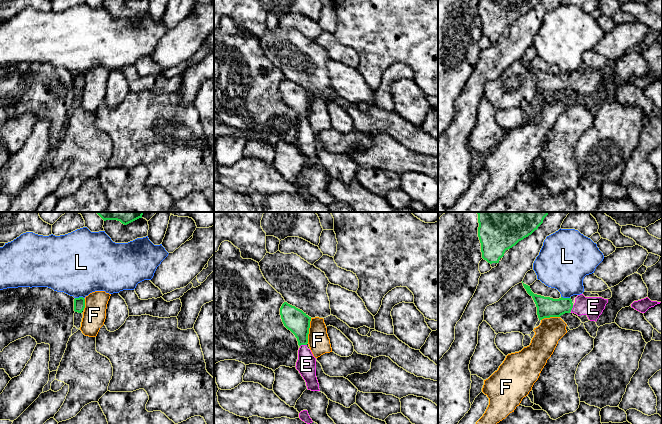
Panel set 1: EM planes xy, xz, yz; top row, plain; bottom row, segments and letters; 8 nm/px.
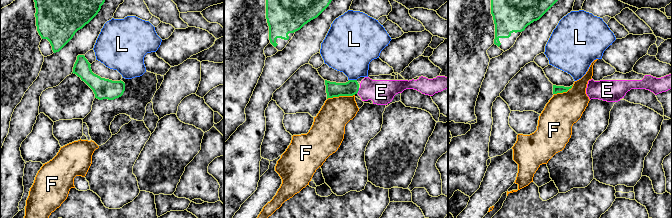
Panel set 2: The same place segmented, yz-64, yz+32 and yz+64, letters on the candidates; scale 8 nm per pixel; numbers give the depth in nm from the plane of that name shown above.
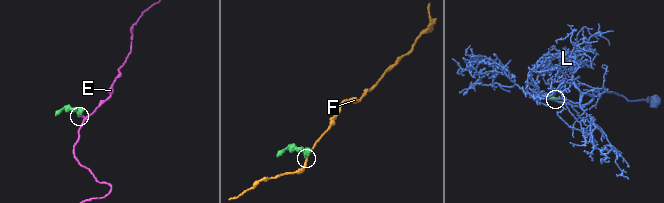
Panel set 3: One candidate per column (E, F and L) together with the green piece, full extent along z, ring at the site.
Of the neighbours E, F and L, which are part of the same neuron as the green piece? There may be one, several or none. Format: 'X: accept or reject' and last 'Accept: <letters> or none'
E: accept
F: reject
L: reject
Accept: E

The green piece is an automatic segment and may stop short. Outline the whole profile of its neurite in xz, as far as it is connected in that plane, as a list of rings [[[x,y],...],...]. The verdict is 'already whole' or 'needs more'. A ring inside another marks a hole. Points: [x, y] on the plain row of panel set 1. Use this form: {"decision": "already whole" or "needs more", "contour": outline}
{"decision": "needs more", "contour": [[[287,78],[282,80],[280,91],[284,102],[295,111],[300,122],[296,145],[305,156],[308,166],[320,167],[316,153],[316,134],[307,124],[311,93]]]}

